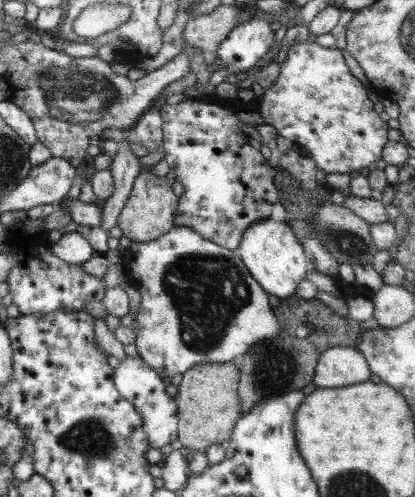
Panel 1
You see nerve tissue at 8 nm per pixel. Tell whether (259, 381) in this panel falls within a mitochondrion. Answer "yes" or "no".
yes

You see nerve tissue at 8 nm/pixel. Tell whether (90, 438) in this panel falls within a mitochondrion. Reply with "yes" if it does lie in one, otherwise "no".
yes

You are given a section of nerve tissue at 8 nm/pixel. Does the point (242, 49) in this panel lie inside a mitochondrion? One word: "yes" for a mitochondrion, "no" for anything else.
no

